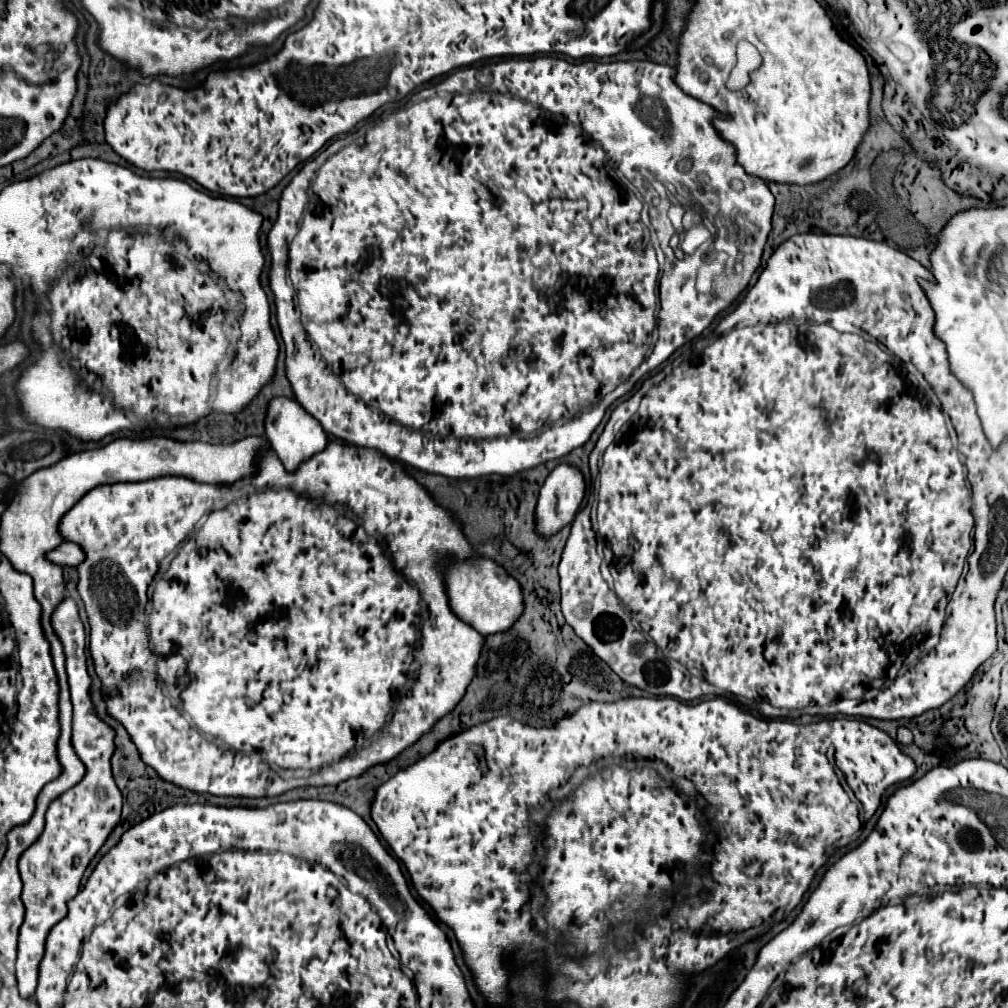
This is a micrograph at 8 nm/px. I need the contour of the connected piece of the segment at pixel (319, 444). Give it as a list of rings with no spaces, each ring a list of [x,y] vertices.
[[[274,398],[270,402],[266,416],[266,436],[272,444],[272,450],[276,452],[276,456],[280,458],[280,462],[288,472],[298,470],[298,466],[304,460],[312,458],[314,454],[322,452],[328,446],[328,438],[320,422],[314,416],[308,416],[308,412],[304,412],[304,408],[290,398]]]

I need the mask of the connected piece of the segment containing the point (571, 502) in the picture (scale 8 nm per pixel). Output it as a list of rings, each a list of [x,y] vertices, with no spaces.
[[[558,464],[546,478],[536,506],[536,530],[552,536],[574,520],[584,498],[584,476],[570,464]]]

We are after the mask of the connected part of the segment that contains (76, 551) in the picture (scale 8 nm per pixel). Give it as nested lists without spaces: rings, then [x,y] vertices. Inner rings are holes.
[[[64,542],[48,554],[48,560],[60,566],[78,566],[84,562],[84,550],[74,542]]]

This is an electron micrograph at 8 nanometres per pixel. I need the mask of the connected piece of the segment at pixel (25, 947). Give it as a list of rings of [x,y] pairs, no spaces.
[[[66,596],[64,602],[58,604],[58,608],[52,614],[52,626],[58,634],[58,638],[62,640],[64,646],[64,654],[66,654],[66,670],[68,670],[68,684],[70,684],[70,694],[72,694],[72,704],[74,704],[74,724],[72,724],[72,744],[76,754],[80,756],[80,760],[86,766],[86,776],[68,792],[64,792],[58,800],[54,800],[46,812],[46,828],[42,832],[42,836],[20,856],[20,876],[24,882],[24,890],[22,890],[22,902],[26,906],[26,918],[24,924],[20,926],[20,938],[18,938],[18,960],[16,960],[16,978],[18,978],[18,988],[22,996],[34,996],[36,990],[36,982],[38,982],[38,964],[44,956],[44,942],[46,942],[46,934],[50,932],[50,928],[54,924],[58,924],[68,908],[66,902],[70,898],[74,898],[80,890],[80,880],[84,876],[84,870],[88,868],[88,864],[92,862],[92,858],[96,856],[96,852],[102,848],[102,844],[106,842],[106,838],[110,836],[110,832],[114,830],[114,826],[120,822],[120,812],[122,812],[122,792],[118,790],[114,778],[112,778],[112,768],[110,768],[110,758],[116,750],[114,746],[114,730],[98,718],[94,702],[90,698],[90,688],[92,688],[92,678],[88,674],[86,668],[86,632],[84,632],[84,624],[80,620],[78,614],[78,606],[76,602]]]

